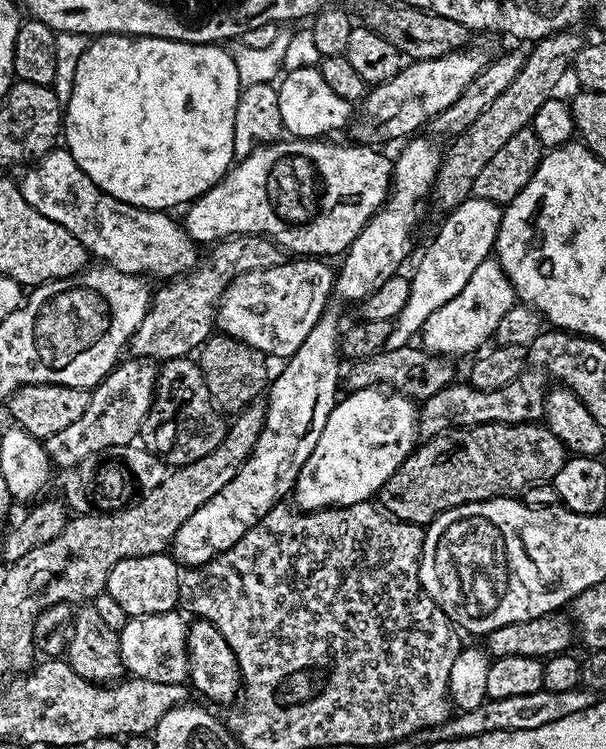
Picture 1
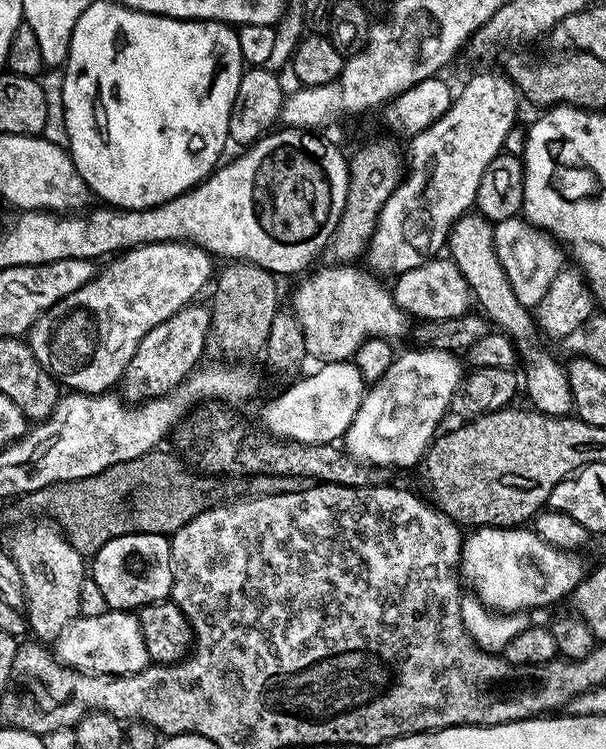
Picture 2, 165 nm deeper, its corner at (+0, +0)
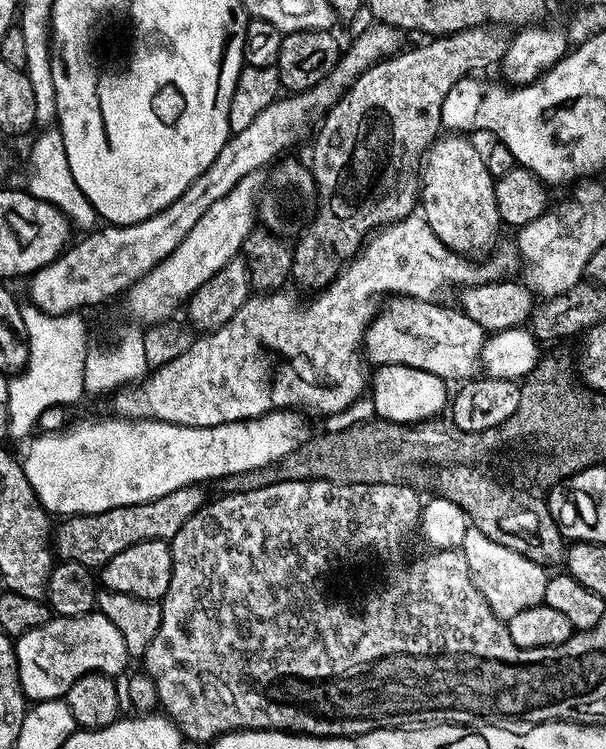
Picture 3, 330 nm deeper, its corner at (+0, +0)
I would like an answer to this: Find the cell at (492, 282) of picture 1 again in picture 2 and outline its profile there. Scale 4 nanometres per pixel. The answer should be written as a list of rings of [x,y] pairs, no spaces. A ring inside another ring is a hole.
[[[515,216],[494,225],[494,246],[502,262],[502,270],[506,270],[506,278],[510,278],[514,294],[518,294],[518,302],[530,310],[535,309],[536,304],[542,302],[542,294],[550,290],[550,282],[554,282],[556,275],[565,267],[565,253],[561,245],[549,232],[535,228],[528,220]]]

